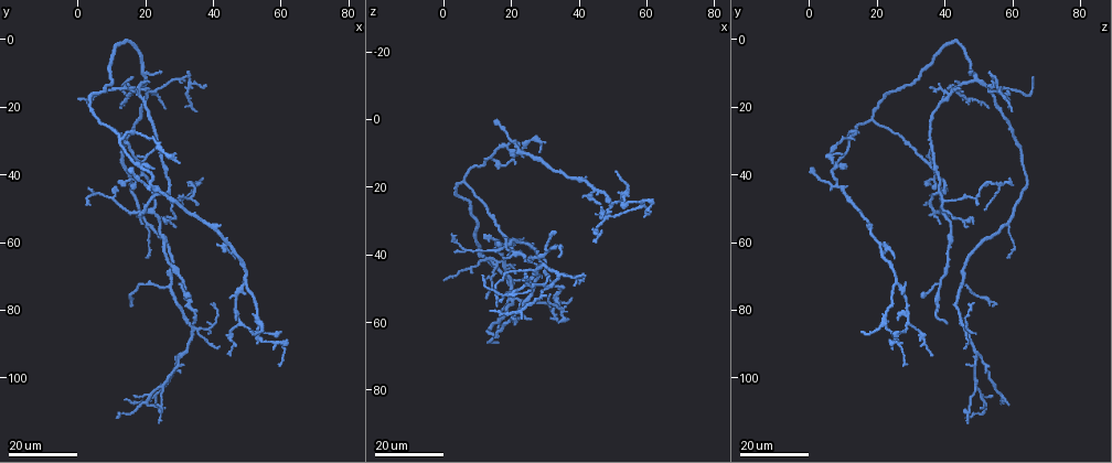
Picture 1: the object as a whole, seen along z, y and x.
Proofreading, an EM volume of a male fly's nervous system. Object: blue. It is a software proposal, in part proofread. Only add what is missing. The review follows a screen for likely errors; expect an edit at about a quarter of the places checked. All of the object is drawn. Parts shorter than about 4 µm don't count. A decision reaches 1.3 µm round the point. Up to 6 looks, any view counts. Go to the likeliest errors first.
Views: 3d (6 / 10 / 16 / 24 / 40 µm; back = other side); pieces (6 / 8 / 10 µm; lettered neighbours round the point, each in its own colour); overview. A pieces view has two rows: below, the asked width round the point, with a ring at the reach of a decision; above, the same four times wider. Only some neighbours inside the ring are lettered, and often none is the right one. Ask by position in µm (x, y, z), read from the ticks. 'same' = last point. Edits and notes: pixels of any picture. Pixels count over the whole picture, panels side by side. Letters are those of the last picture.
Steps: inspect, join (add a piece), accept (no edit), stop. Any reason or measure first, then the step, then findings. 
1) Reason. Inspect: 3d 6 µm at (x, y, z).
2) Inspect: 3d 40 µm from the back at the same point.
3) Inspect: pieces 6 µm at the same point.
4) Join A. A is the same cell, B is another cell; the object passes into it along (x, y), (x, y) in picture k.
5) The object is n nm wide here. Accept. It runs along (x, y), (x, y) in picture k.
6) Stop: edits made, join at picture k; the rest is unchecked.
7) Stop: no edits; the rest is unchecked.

End of a long branch. Inspect: 3d 16 µm at (16.5, 11.5, 65.5).

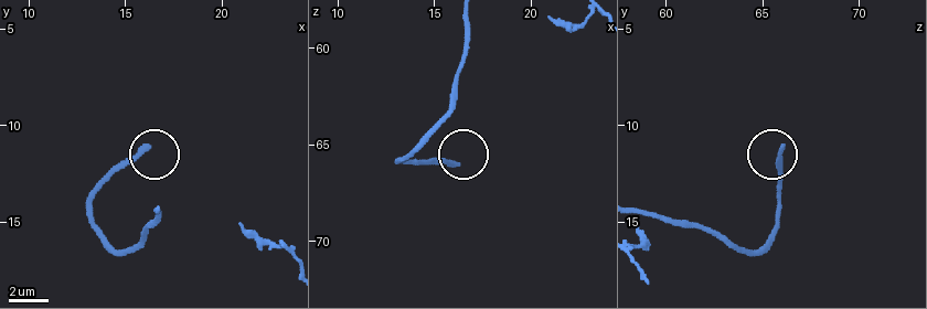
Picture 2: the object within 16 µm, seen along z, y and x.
Inspect: pieces 6 µm at (16.2, 11.2, 66.1).

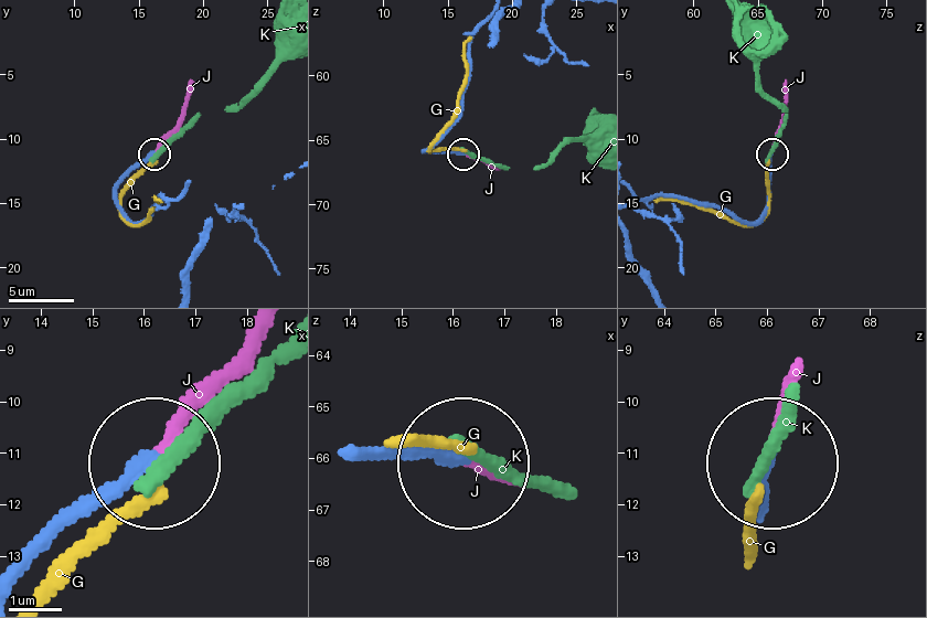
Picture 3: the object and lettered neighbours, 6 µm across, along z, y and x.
The object is 230 nm wide here. Join J. J is the same cell, G and K are other cells; the object passes into it along (119, 183), (153, 152), (174, 125), (190, 81) in picture 3; it goes on there.

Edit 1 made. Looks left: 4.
See it whole again. Inspect: overview.

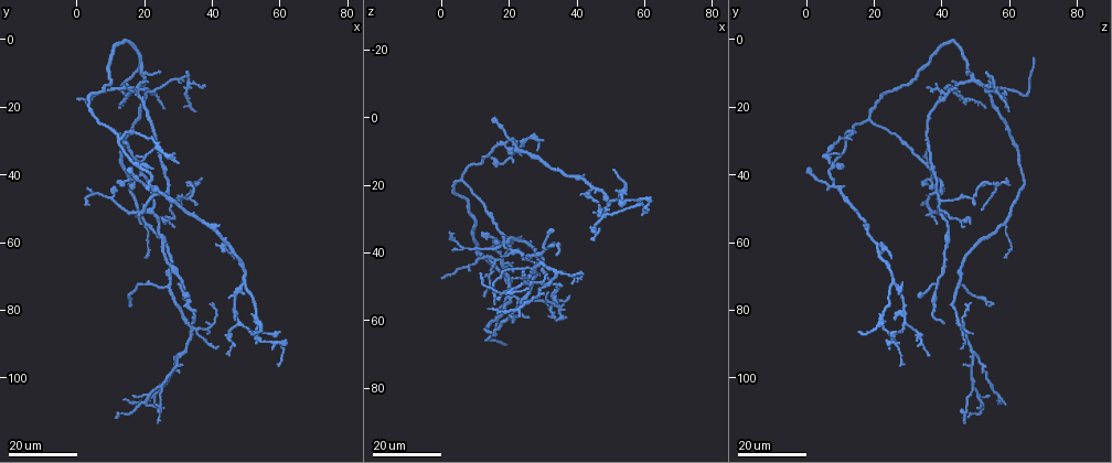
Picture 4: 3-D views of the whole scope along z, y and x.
Long arm stops here. Inspect: 3d 16 µm at (34.0, 84.5, 40.0).

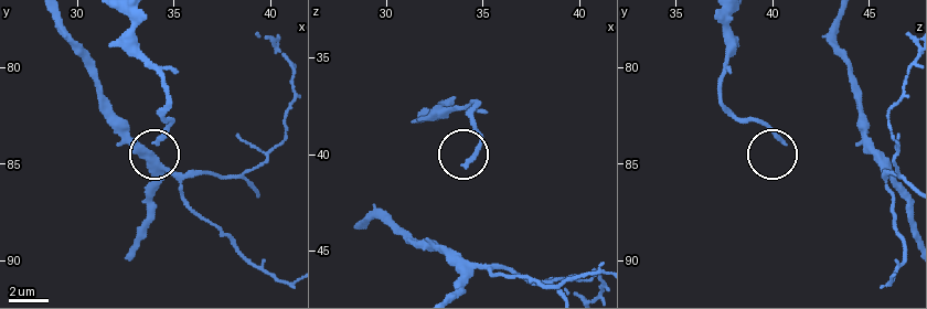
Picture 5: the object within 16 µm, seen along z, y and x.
Inspect: pieces 8 µm at (34.1, 83.9, 40.6).

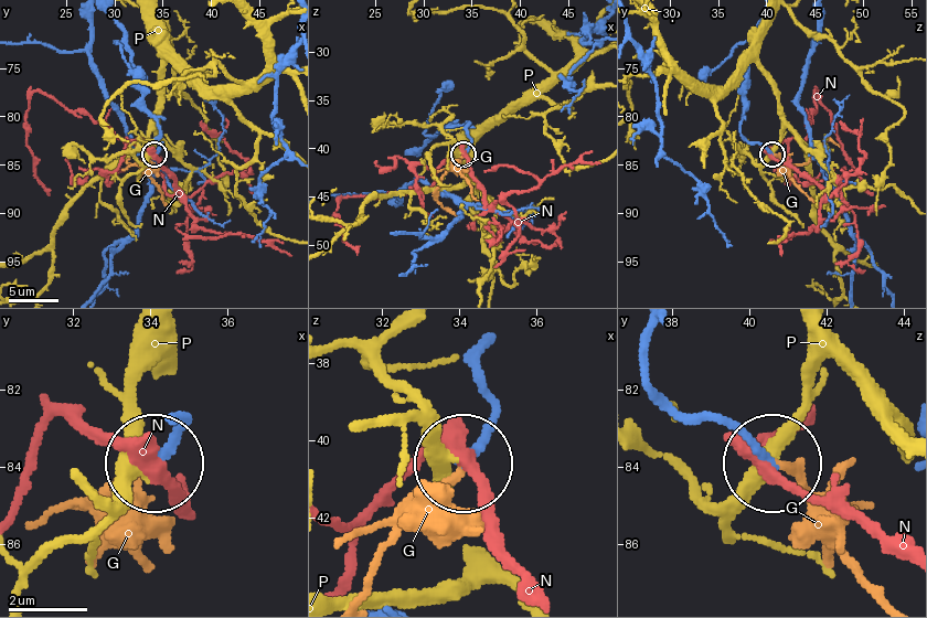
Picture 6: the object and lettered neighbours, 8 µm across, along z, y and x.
Join G. G is the same cell, N and P are other cells; the object passes into it along (476, 362), (496, 417), (489, 437), (386, 546), (364, 596) in picture 6; it goes on there.

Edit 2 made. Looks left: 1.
Stop: edits made, join at picture 3, join at picture 6; the rest is unchecked.

